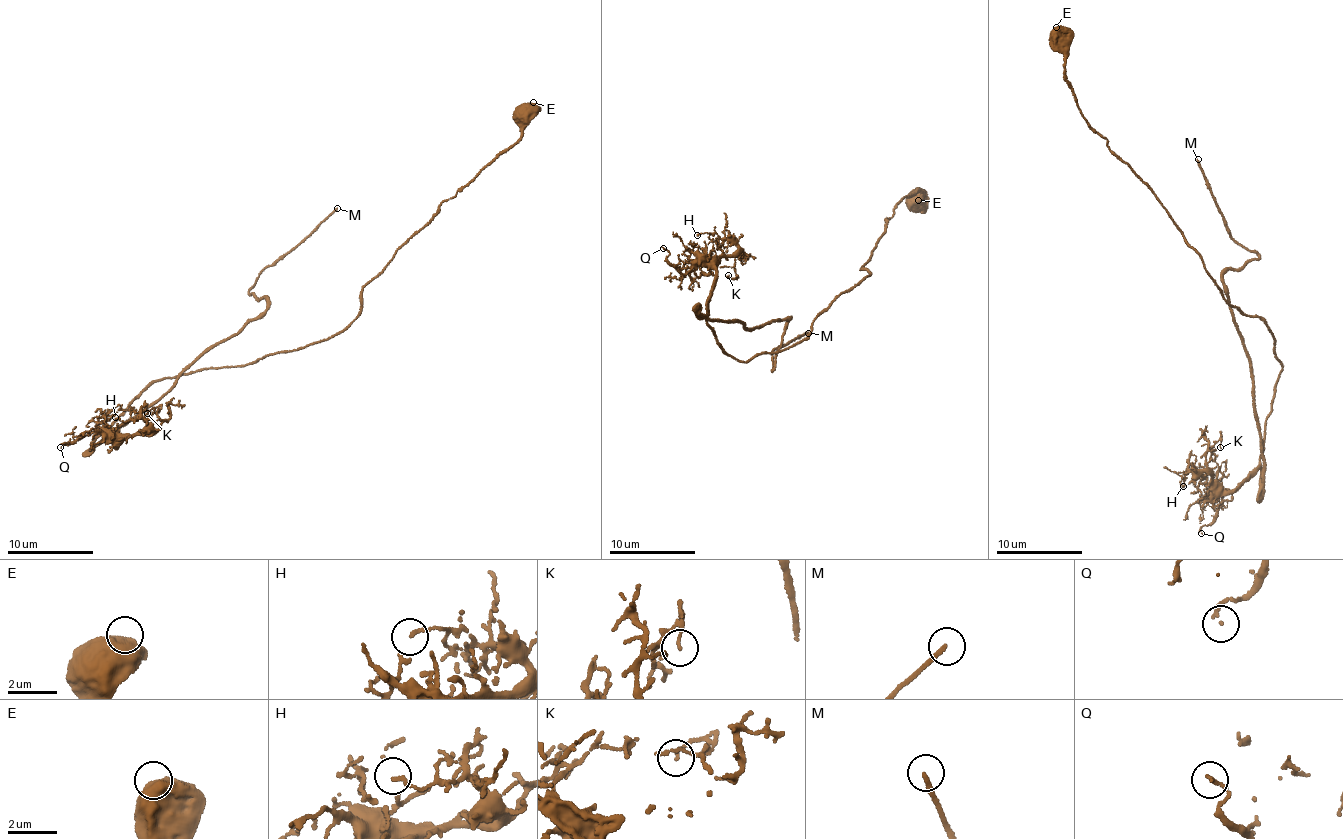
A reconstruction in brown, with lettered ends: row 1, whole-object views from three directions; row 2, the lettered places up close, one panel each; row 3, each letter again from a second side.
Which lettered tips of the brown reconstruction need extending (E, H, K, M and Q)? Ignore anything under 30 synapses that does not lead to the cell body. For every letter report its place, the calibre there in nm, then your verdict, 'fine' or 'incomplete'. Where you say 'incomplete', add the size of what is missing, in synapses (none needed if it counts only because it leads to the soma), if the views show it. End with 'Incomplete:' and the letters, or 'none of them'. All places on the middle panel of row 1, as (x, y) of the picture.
E: place (918, 200); calibre 550 nm; fine
H: place (697, 235); calibre 90 nm; fine
K: place (728, 275); calibre 100 nm; fine
M: place (808, 333); calibre 190 nm; incomplete; 60 synapses
Q: place (663, 248); calibre 130 nm; fine
Incomplete: M

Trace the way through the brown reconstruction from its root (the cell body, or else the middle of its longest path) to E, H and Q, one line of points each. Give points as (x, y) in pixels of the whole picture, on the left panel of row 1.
E: (190, 373), (252, 363), (340, 331), (357, 315), (363, 288), (398, 249), (439, 206), (518, 140), (533, 102)
H: (190, 373), (150, 386), (109, 436), (117, 446), (152, 432), (141, 418), (115, 417)
Q: (190, 373), (172, 379), (162, 377), (130, 403), (110, 429), (117, 446), (113, 435), (101, 431), (60, 447)

